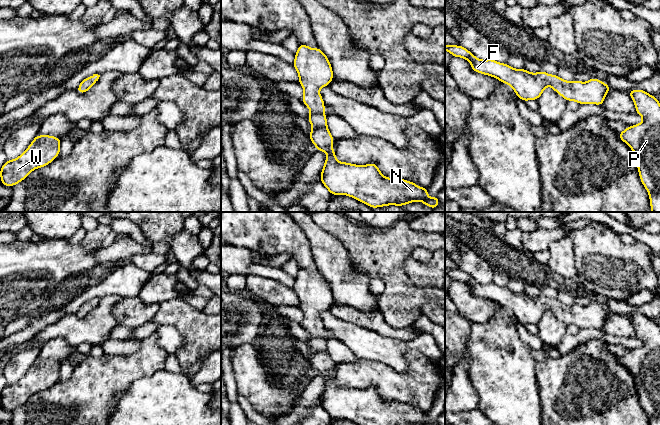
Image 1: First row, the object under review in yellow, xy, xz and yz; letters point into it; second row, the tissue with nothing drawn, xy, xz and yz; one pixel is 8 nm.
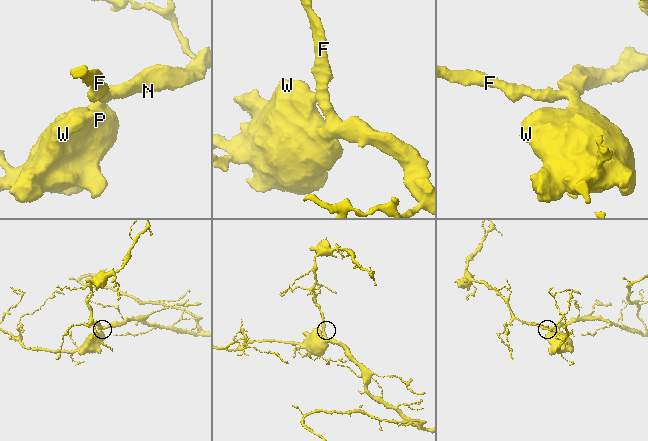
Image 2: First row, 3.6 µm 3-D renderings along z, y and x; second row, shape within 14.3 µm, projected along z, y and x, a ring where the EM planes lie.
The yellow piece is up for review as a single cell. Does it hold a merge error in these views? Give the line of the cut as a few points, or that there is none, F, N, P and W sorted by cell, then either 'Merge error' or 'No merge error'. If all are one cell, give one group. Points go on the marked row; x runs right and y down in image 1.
No split. Groups: F N P W. No merge error

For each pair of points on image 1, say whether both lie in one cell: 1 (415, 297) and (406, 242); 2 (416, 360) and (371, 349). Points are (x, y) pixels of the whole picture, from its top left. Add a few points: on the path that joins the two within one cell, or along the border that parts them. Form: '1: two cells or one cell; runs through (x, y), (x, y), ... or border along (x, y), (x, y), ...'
1: one cell; runs through (401, 283), (397, 279), (397, 256)
2: two cells; border along (428, 357), (408, 351), (404, 372), (381, 363)

